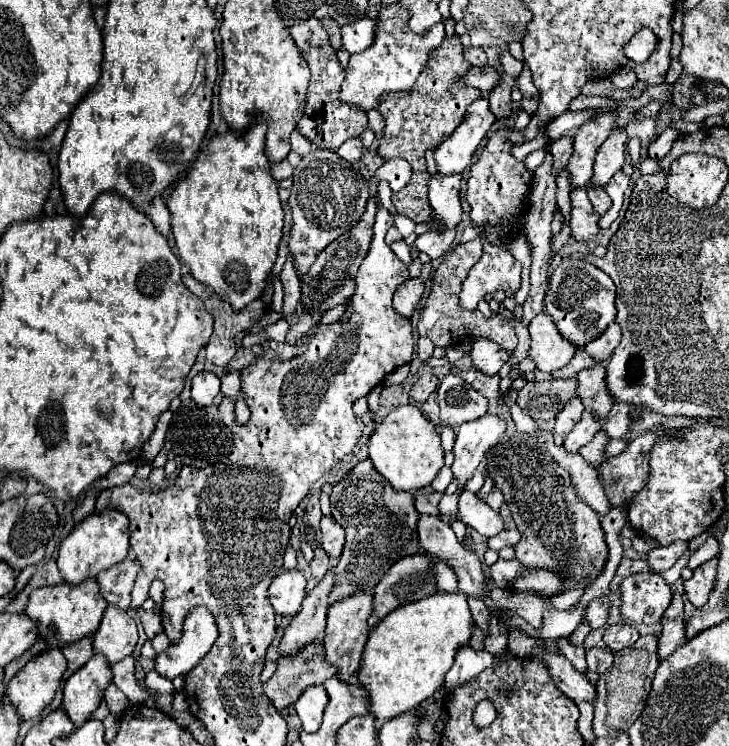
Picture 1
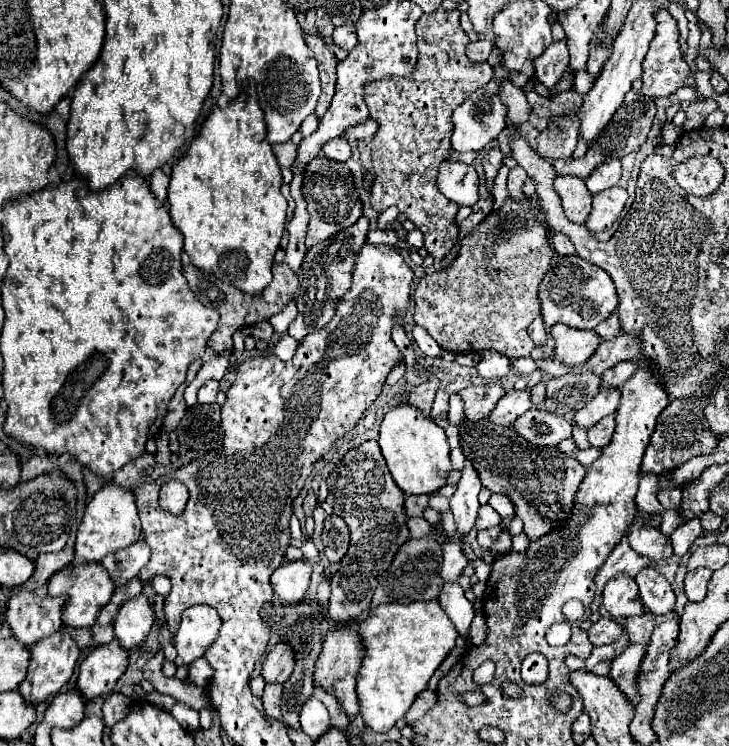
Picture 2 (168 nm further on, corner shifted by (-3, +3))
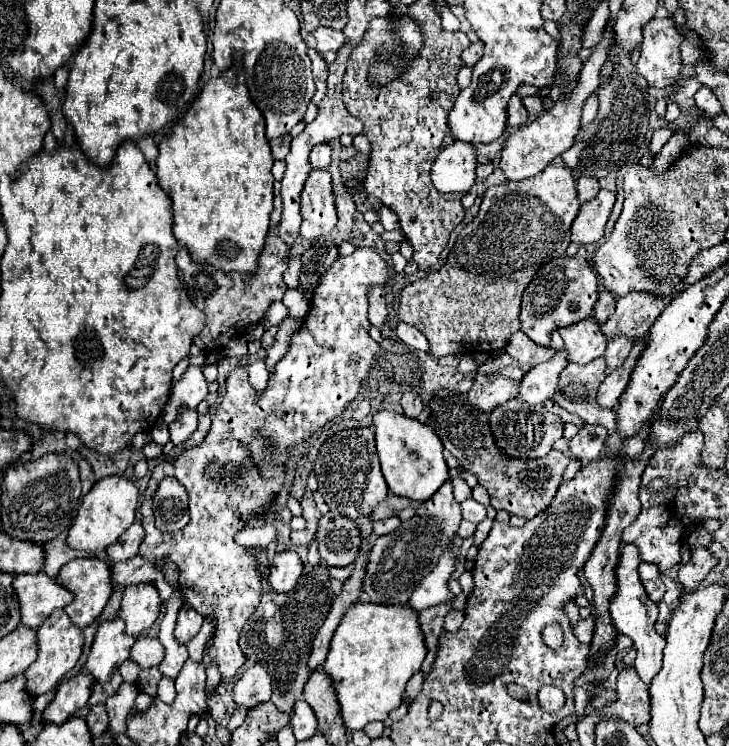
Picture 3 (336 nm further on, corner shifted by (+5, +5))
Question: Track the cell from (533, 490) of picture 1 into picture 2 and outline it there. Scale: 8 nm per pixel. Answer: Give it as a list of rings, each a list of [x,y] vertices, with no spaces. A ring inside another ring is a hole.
[[[460,421],[462,453],[474,469],[484,487],[494,493],[508,495],[514,503],[516,515],[524,521],[524,531],[530,541],[552,531],[560,519],[568,519],[574,507],[574,495],[586,475],[586,469],[556,447],[536,447],[518,437],[514,429],[494,425],[492,421]]]

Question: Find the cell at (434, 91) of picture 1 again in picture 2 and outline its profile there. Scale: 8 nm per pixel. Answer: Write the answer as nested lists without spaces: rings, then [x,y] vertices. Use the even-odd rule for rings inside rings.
[[[436,9],[434,13],[422,13],[422,17],[416,23],[416,35],[418,35],[418,63],[410,77],[384,77],[382,81],[372,81],[366,85],[366,105],[370,111],[370,117],[378,123],[378,131],[372,139],[372,209],[382,211],[390,205],[398,207],[400,213],[410,219],[416,229],[424,235],[424,247],[434,257],[434,261],[442,261],[450,249],[454,247],[458,239],[458,225],[456,225],[456,213],[458,205],[450,199],[446,199],[438,187],[436,187],[436,175],[440,163],[450,155],[450,135],[452,135],[452,111],[462,105],[476,89],[486,85],[492,79],[492,67],[488,63],[472,63],[466,56],[468,35],[460,27],[460,11],[452,9]]]

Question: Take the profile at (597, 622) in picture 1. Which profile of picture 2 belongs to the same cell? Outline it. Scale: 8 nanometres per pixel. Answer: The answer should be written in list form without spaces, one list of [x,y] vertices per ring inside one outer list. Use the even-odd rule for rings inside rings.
[[[620,573],[604,587],[604,607],[612,617],[634,617],[646,613],[638,597],[638,585],[628,573]]]

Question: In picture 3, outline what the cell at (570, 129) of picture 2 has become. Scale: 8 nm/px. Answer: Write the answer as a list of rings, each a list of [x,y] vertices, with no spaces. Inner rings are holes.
[[[610,17],[606,27],[604,27],[604,31],[602,31],[600,43],[592,47],[592,55],[582,65],[576,89],[568,97],[558,99],[552,109],[544,111],[546,115],[542,115],[542,119],[526,125],[520,133],[512,133],[506,139],[504,149],[502,149],[500,169],[506,173],[506,177],[510,181],[522,181],[522,179],[538,175],[554,157],[562,155],[564,151],[568,151],[574,145],[574,137],[576,137],[578,127],[580,127],[580,113],[582,113],[584,101],[598,89],[598,85],[600,85],[600,69],[602,69],[602,65],[604,65],[604,61],[608,57],[608,47],[614,43],[614,23],[616,23],[616,19]]]

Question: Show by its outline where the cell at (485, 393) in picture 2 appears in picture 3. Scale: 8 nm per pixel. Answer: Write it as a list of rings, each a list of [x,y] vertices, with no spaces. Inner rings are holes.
[[[480,375],[474,379],[472,389],[468,391],[468,401],[476,409],[482,409],[484,413],[492,413],[508,399],[514,399],[516,389],[518,383],[502,375]]]

